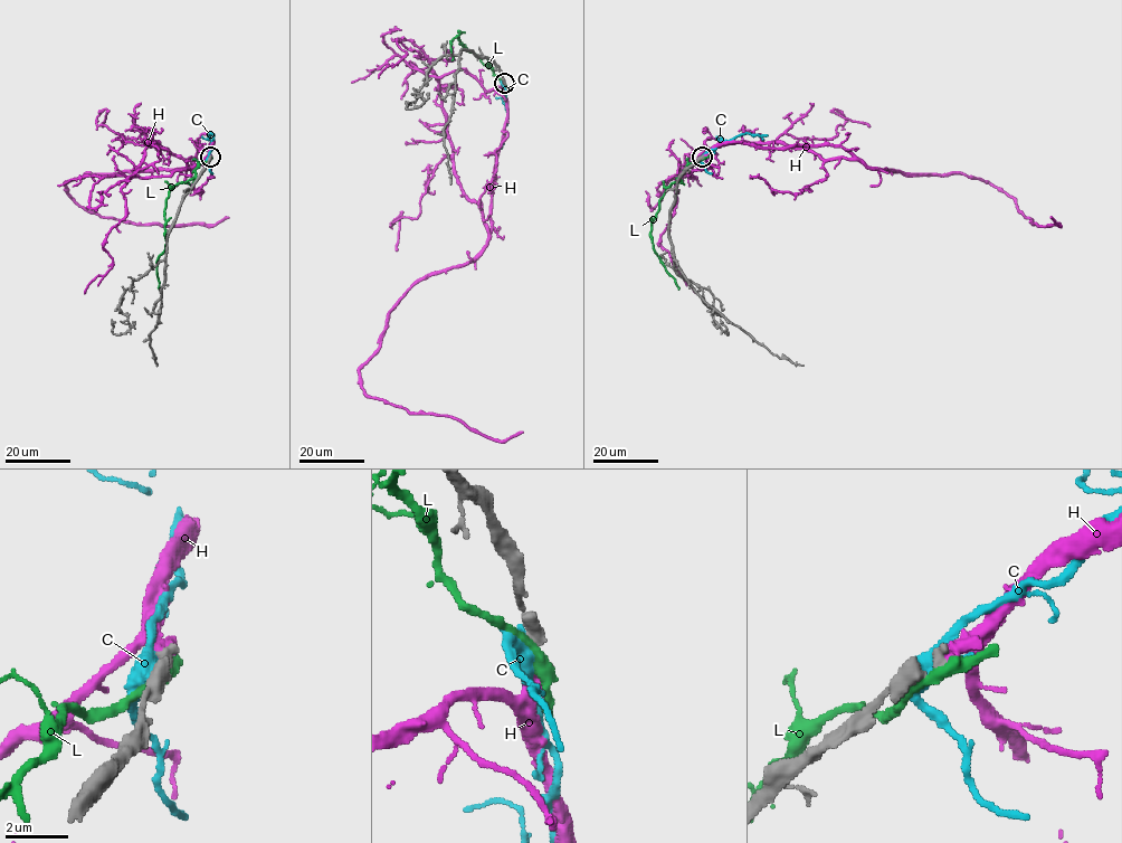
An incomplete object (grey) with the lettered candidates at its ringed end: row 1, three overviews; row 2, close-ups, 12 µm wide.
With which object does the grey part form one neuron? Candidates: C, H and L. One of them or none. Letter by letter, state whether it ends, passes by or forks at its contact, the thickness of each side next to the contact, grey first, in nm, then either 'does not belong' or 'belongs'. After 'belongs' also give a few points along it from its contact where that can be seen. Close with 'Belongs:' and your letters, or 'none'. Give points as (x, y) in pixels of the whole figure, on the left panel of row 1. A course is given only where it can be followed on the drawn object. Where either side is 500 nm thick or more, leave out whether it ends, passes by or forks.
C: 400/550 nm | does not belong
H: it passes by | 280/340 nm | belongs | via (210, 157), (212, 142), (198, 144), (189, 167), (85, 173), (66, 188), (87, 210), (136, 224), (228, 217)
L: 550/320 nm | does not belong
Belongs: H

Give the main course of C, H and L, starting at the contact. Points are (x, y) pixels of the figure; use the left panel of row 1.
C: (209, 158), (212, 134), (207, 135)
H: (210, 157), (212, 142), (198, 144), (189, 167), (85, 173), (66, 188), (87, 210), (136, 224), (228, 217)
L: (210, 159), (200, 162), (192, 179), (176, 185), (165, 200), (167, 242), (158, 258), (159, 289)

